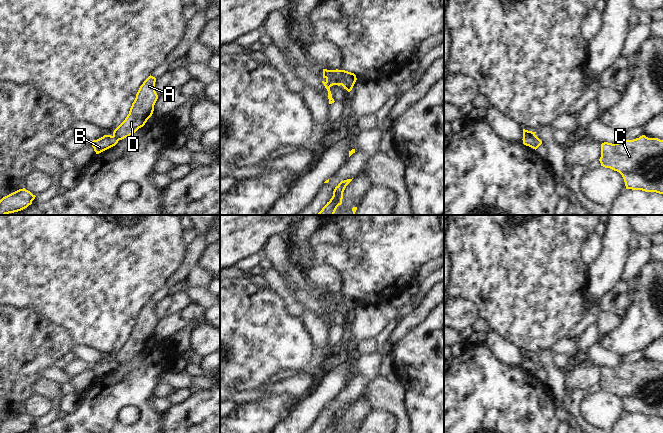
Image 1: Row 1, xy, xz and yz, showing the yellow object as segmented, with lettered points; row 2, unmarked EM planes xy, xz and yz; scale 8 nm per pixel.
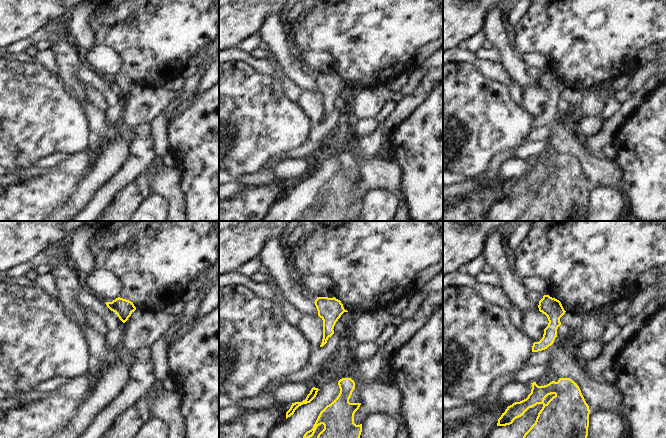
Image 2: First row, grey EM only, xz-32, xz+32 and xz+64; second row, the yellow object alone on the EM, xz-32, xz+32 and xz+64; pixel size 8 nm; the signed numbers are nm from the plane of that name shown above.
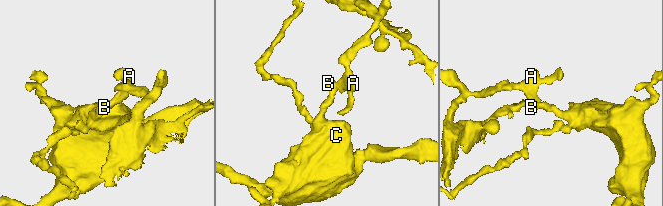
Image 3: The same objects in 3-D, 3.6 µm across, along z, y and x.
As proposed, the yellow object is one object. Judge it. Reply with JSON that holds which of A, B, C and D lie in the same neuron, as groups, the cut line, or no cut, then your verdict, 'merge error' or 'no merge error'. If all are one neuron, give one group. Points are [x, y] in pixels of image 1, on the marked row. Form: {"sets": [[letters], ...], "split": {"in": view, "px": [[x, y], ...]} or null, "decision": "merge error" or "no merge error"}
{"sets": [["A", "D"], ["B", "C"]], "split": {"in": "xz", "px": [[340, 70], [342, 84]]}, "decision": "merge error"}

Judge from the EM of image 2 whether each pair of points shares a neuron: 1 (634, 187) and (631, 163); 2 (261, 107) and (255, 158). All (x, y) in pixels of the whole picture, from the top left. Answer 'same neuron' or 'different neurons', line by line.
1: same neuron
2: same neuron

